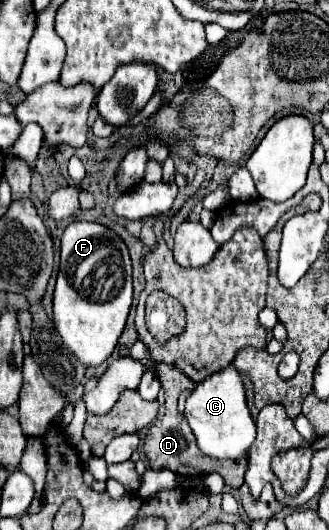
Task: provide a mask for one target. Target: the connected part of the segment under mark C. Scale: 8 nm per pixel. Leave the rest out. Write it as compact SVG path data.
M234 364L212 374L194 388L194 392L186 400L184 416L198 440L200 450L212 458L236 460L240 456L246 456L256 438L256 424L246 404L244 382Z

